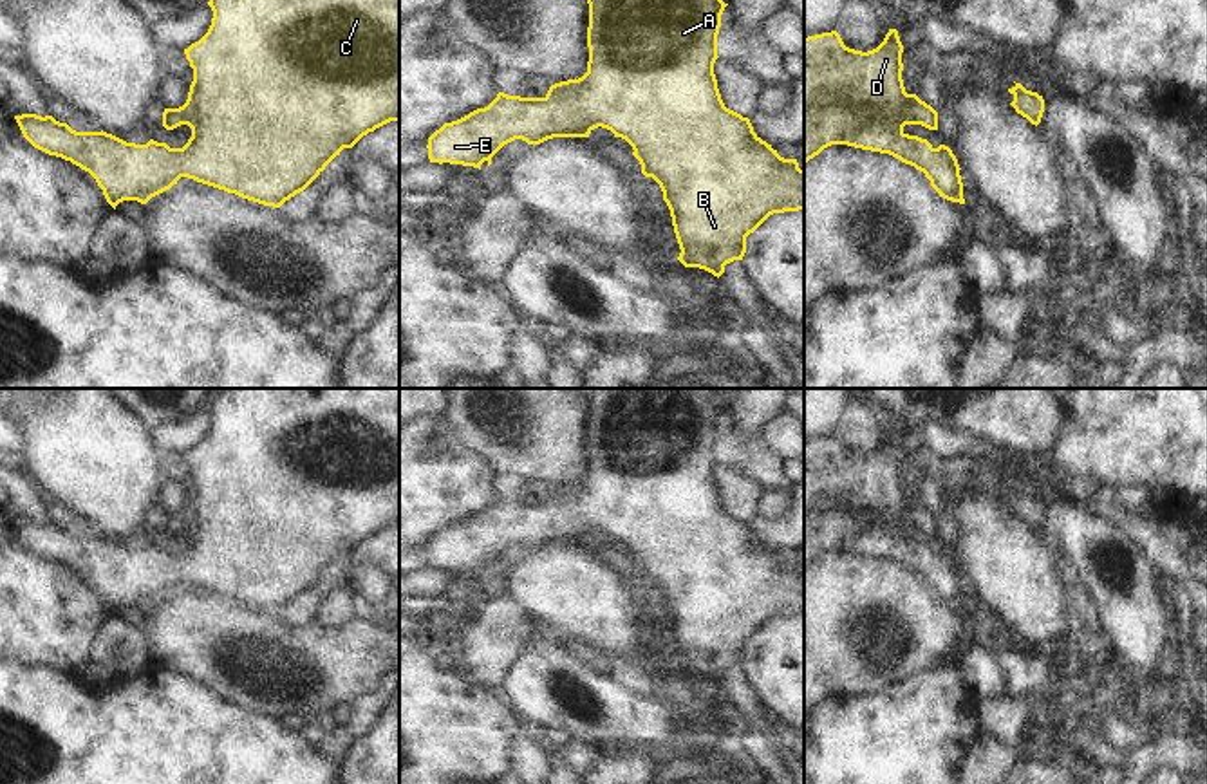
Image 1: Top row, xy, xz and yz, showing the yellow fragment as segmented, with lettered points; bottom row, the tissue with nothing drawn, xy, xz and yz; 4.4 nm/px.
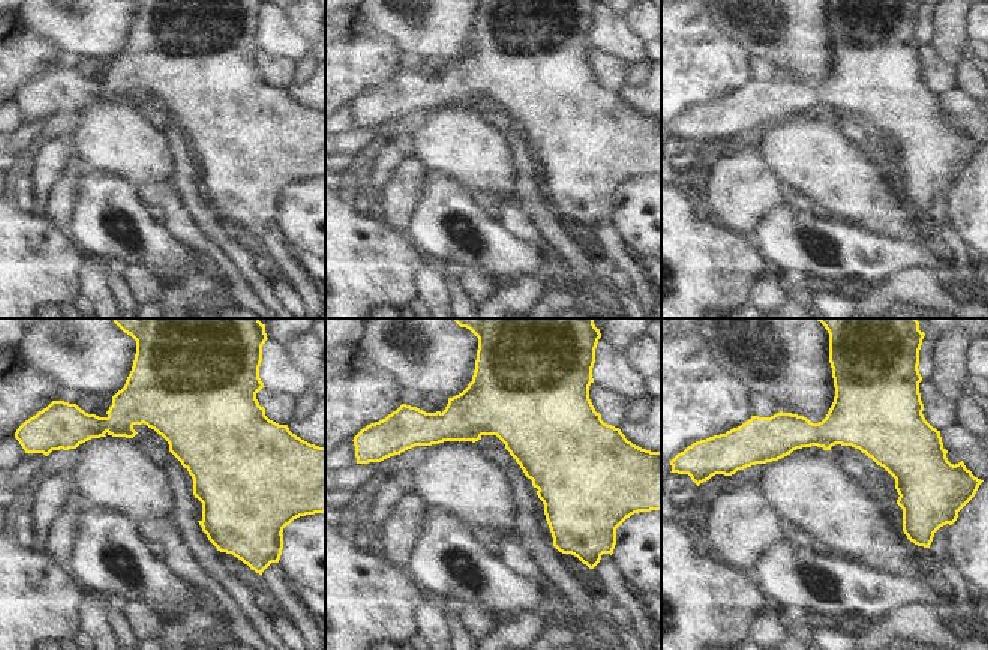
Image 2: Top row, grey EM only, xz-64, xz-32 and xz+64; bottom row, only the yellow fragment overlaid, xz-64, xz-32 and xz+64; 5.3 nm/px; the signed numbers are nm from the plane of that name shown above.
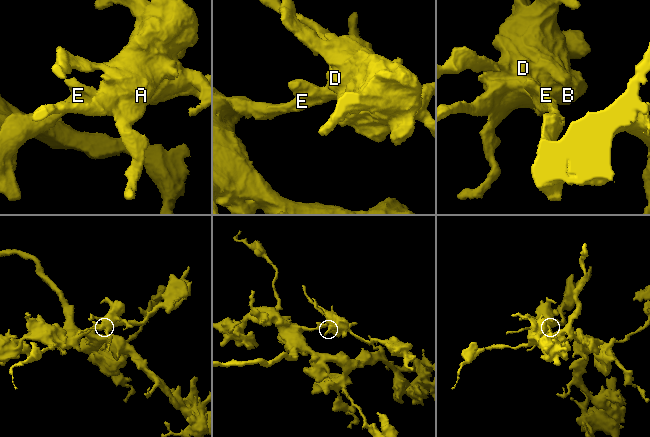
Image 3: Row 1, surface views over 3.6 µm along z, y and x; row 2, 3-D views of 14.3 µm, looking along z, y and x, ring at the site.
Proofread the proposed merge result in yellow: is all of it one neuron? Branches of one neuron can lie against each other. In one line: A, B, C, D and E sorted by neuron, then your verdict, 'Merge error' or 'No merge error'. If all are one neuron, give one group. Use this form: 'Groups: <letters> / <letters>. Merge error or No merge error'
Groups: A B C D E. No merge error.

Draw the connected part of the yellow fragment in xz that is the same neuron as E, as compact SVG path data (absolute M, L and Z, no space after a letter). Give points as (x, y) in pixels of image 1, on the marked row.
M587 0L587 4L589 61L582 78L551 85L544 98L499 92L488 107L435 130L426 145L428 159L481 170L484 161L490 166L491 157L515 139L540 145L553 137L589 137L594 128L607 128L632 146L641 173L660 184L681 249L678 260L685 267L699 267L719 278L726 264L743 260L746 237L770 215L804 210L804 168L799 168L797 159L781 157L753 132L748 117L726 108L721 99L714 63L719 58L721 14L728 4L723 0Z

